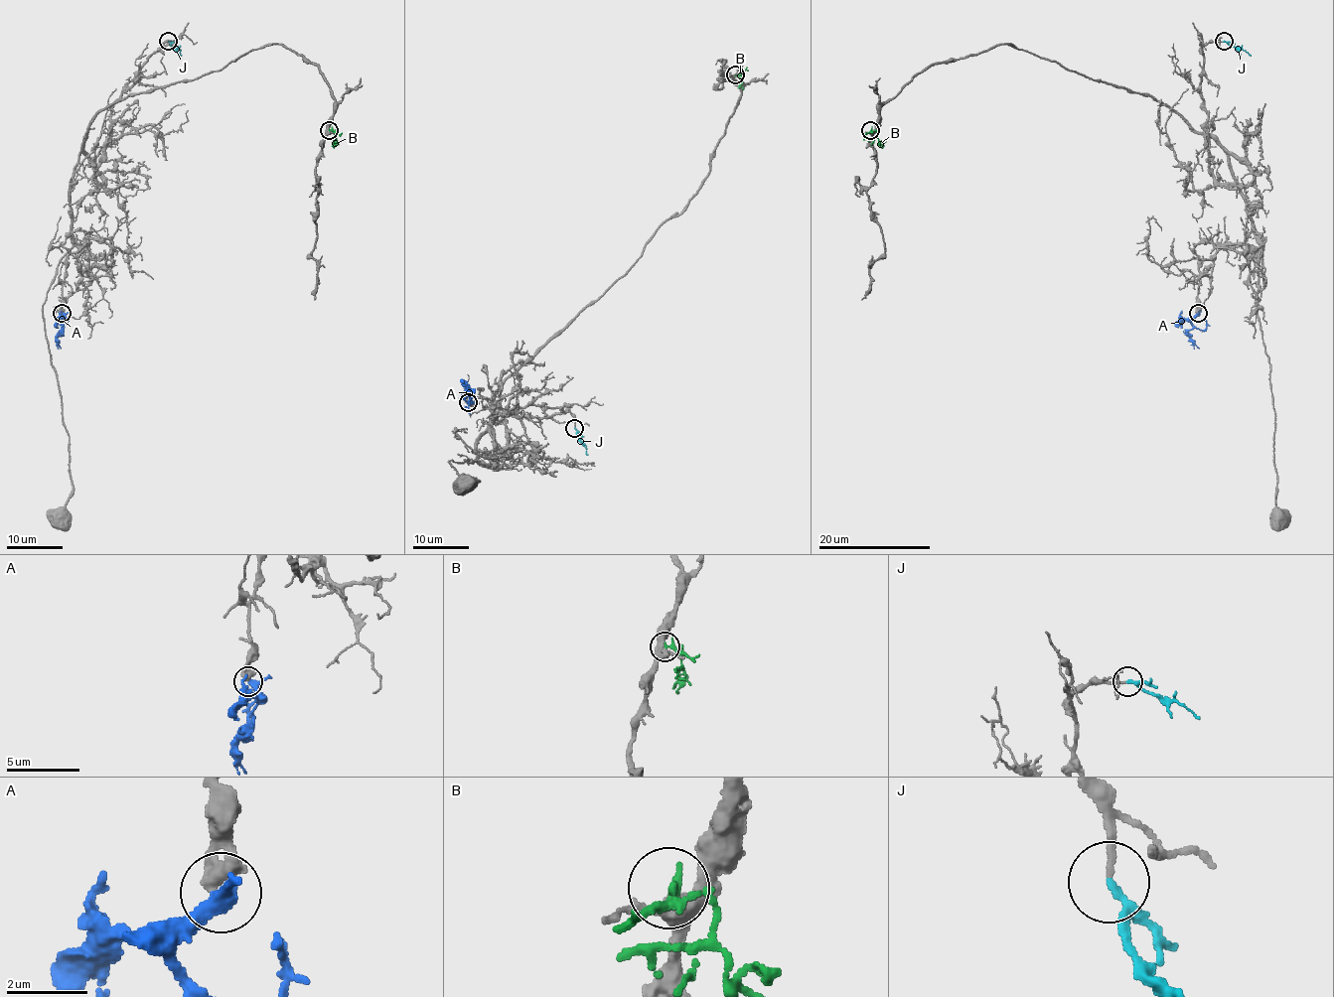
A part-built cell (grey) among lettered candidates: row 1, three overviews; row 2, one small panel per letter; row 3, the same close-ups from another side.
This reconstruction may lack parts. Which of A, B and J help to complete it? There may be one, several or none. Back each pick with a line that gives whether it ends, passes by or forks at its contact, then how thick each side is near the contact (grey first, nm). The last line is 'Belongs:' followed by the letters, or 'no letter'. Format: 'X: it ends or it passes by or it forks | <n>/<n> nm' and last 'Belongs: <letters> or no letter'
J: it passes by | 170/170 nm
Belongs: J

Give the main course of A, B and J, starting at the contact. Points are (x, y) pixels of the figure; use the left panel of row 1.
A: (62, 314), (65, 321), (59, 336), (61, 349)
B: (328, 129), (335, 131), (334, 148)
J: (168, 42), (182, 56)

